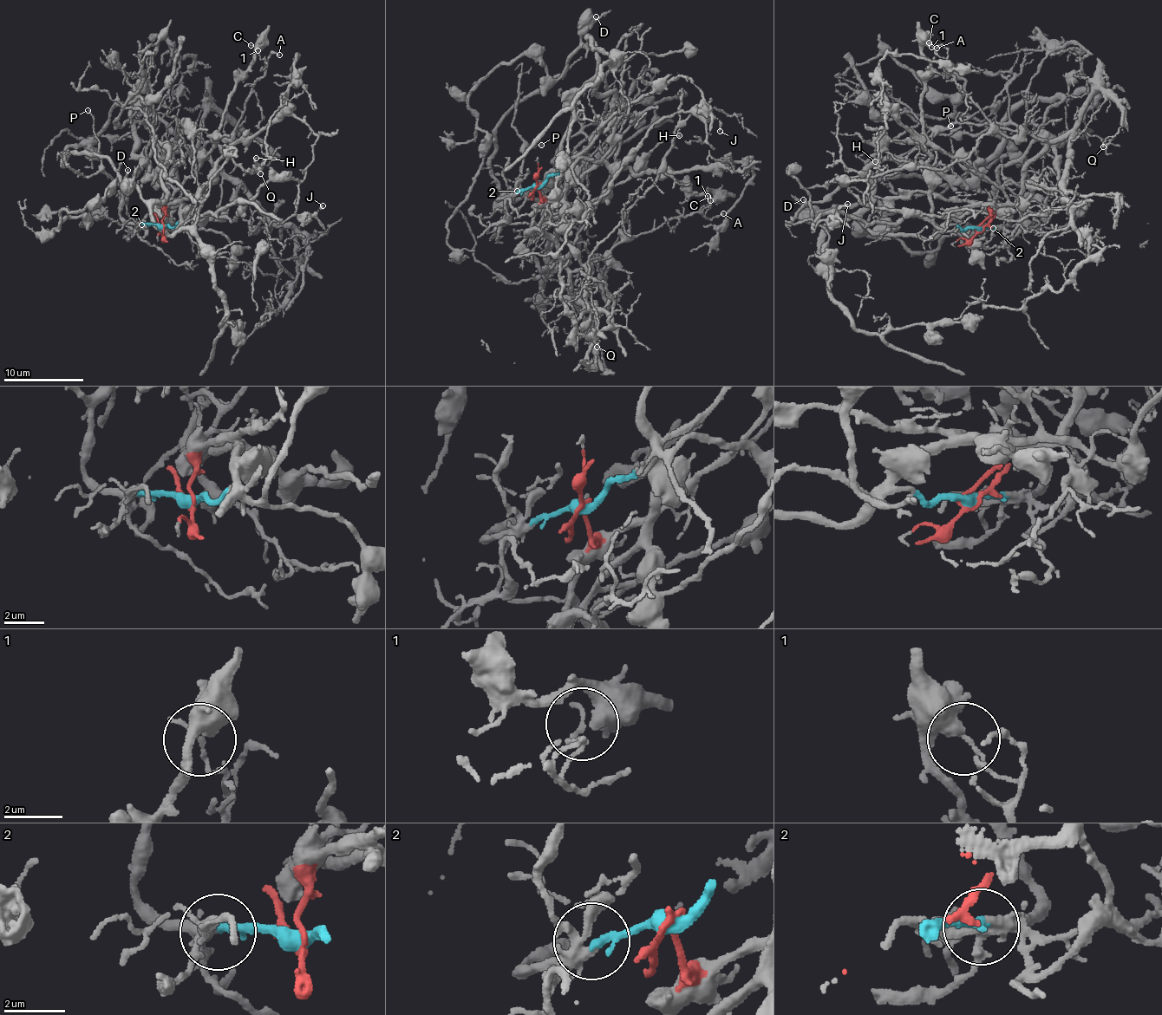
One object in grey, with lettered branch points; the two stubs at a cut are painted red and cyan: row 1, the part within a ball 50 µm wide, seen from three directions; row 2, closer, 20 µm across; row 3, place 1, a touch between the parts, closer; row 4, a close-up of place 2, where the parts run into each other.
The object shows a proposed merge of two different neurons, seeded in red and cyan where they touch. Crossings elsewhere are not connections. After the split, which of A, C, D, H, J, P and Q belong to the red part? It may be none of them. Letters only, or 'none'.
A, C, H, Q

